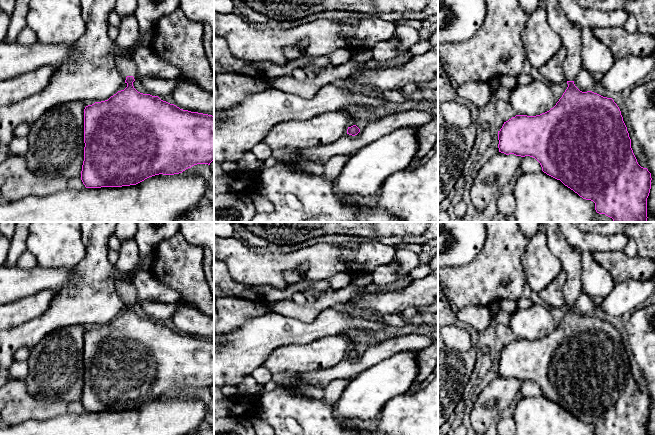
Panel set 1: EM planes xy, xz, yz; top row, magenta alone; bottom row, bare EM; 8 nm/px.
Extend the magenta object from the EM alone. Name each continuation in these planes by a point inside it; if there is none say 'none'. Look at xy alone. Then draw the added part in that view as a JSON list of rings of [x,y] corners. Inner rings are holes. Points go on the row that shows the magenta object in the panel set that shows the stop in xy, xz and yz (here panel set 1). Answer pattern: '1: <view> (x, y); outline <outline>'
1: xy (127, 67); outline [[[118,55],[116,64],[124,81],[126,80],[127,76],[133,76],[134,79],[136,79],[137,66],[136,63],[128,55]]]

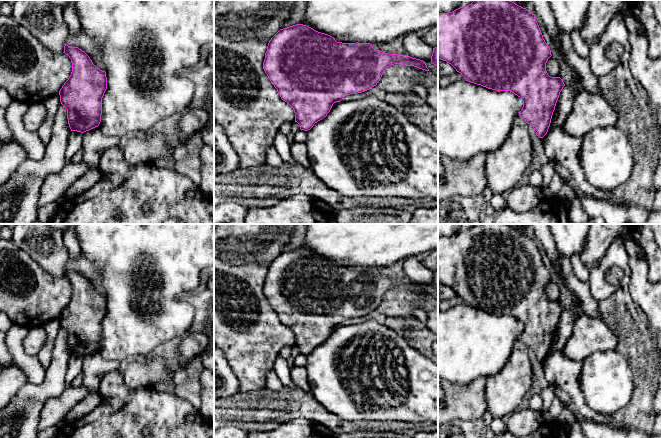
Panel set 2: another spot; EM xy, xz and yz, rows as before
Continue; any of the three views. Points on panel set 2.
none

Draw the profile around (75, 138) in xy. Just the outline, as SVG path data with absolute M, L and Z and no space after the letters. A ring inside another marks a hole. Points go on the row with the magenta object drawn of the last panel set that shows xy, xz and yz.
M77 131L70 132L65 153L66 159L71 159L71 157L82 148L82 139L83 133Z

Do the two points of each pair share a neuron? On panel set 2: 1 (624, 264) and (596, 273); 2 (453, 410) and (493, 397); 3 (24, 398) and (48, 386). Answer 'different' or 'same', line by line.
1: same
2: different
3: same

